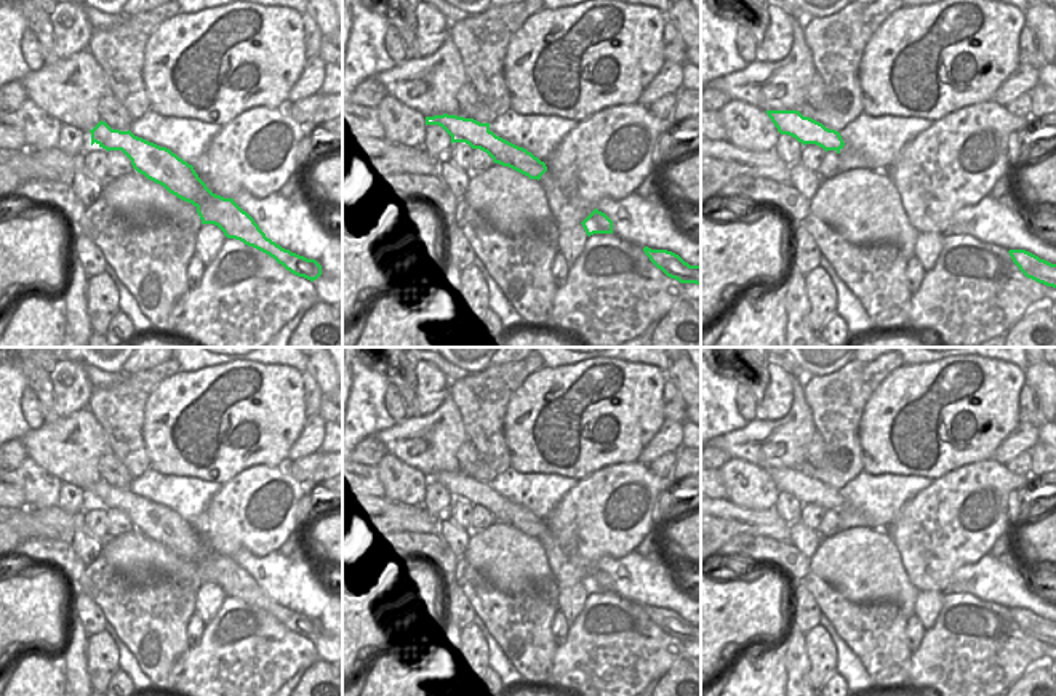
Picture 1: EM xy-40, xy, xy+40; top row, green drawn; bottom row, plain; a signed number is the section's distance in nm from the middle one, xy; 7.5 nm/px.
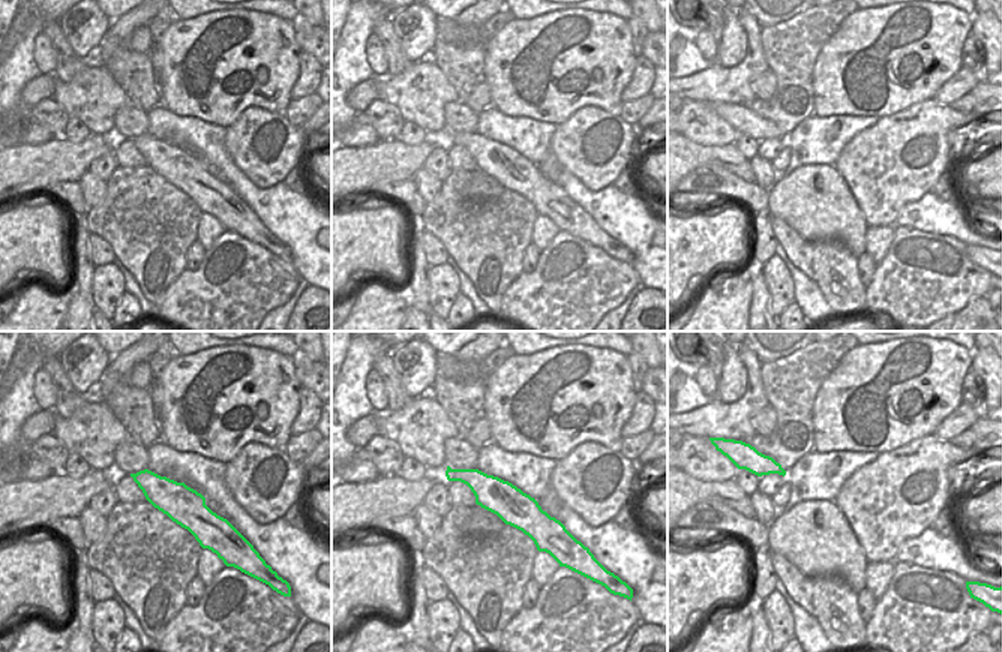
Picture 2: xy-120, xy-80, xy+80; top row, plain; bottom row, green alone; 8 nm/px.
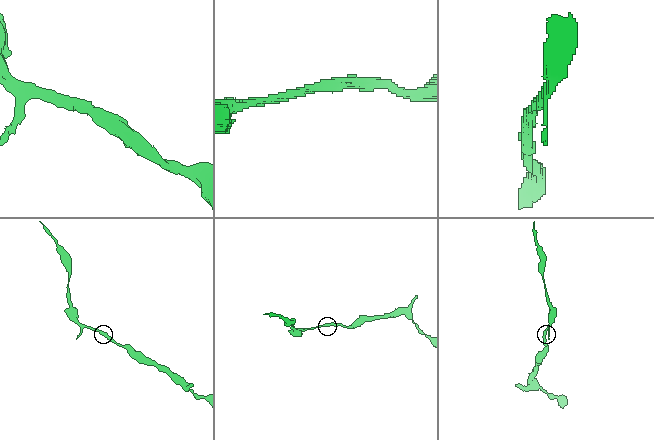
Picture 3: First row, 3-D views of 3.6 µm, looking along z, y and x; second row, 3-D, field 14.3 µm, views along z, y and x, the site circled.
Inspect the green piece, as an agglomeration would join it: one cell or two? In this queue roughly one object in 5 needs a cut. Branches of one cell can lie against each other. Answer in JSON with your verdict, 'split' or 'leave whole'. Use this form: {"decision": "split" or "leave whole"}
{"decision": "leave whole"}

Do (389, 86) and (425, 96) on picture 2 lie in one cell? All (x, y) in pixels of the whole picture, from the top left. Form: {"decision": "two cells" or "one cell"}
{"decision": "one cell"}

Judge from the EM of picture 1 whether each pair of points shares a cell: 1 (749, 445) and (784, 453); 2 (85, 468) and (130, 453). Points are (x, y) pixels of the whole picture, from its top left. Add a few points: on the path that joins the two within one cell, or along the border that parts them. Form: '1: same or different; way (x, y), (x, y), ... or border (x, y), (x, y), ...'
1: same; way (757, 445), (776, 447)
2: different; border (95, 418), (112, 452)

